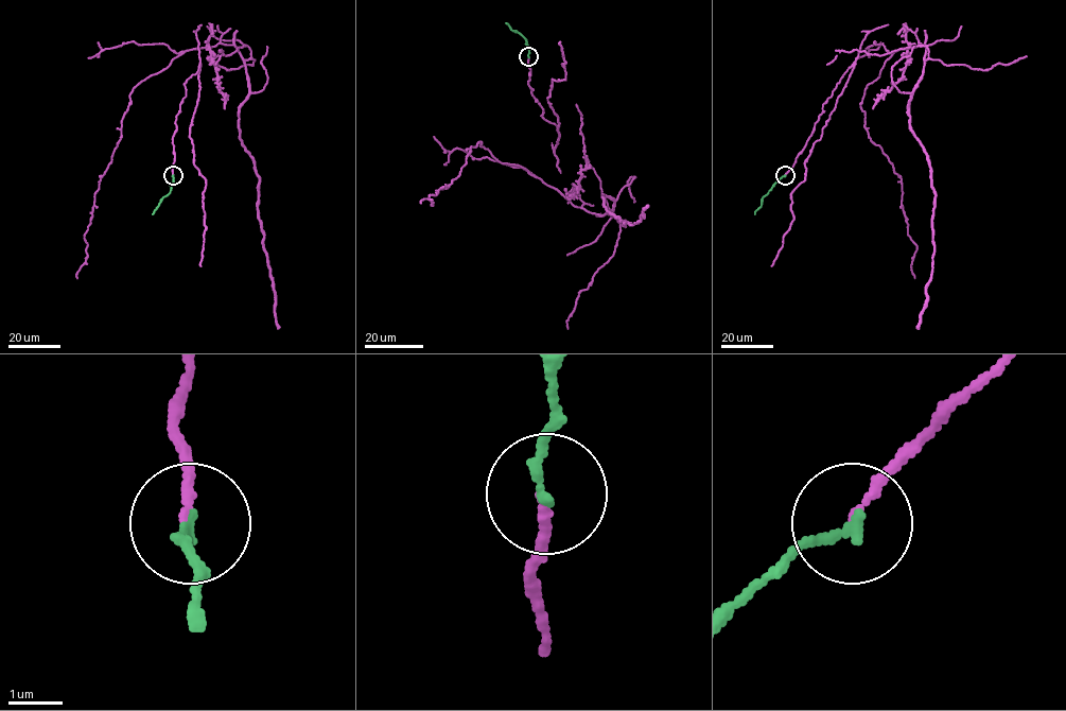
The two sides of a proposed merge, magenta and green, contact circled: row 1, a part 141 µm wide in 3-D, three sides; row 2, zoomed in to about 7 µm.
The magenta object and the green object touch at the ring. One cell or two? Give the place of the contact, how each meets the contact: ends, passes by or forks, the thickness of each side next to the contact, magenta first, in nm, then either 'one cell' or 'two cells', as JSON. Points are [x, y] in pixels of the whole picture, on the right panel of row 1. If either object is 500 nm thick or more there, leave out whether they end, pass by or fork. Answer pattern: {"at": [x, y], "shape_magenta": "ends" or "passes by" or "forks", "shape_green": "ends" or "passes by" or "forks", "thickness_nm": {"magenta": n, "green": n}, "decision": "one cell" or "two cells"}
{"at": [785, 175], "shape_magenta": "ends", "shape_green": "ends", "thickness_nm": {"magenta": 150, "green": 200}, "decision": "one cell"}

